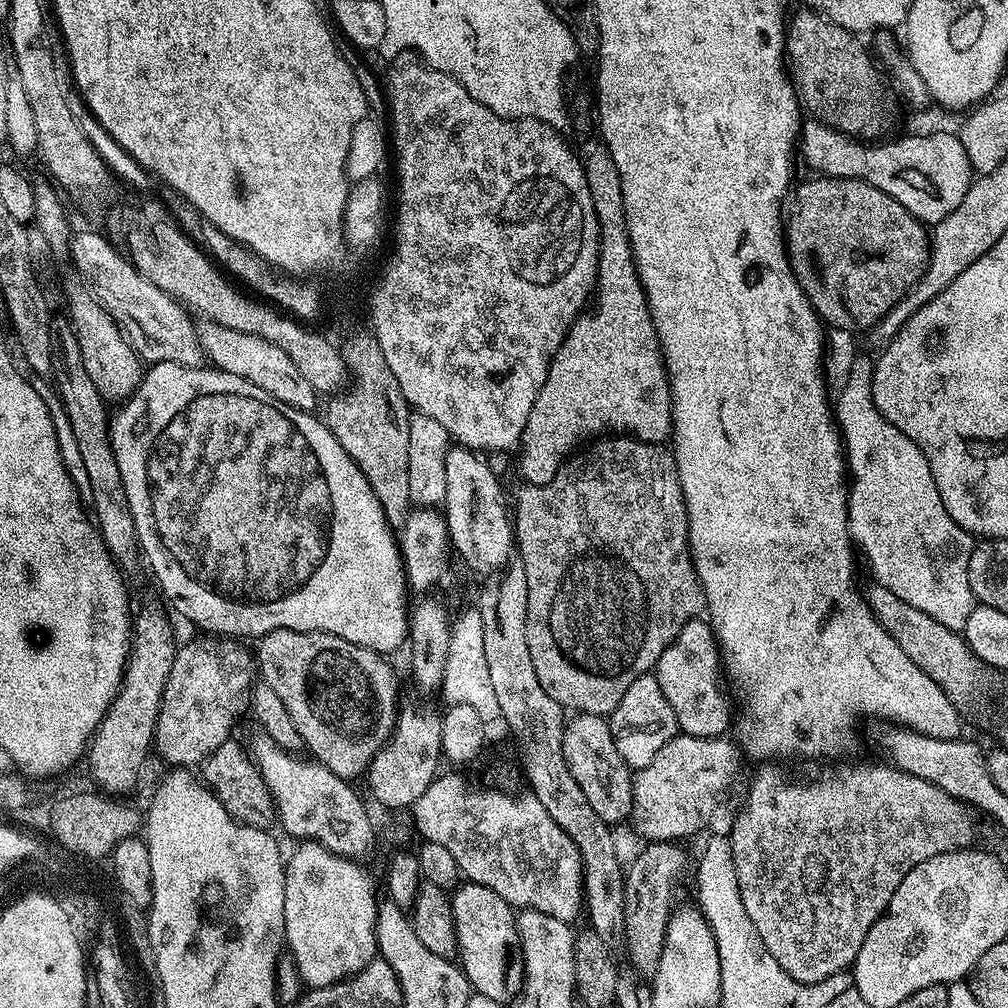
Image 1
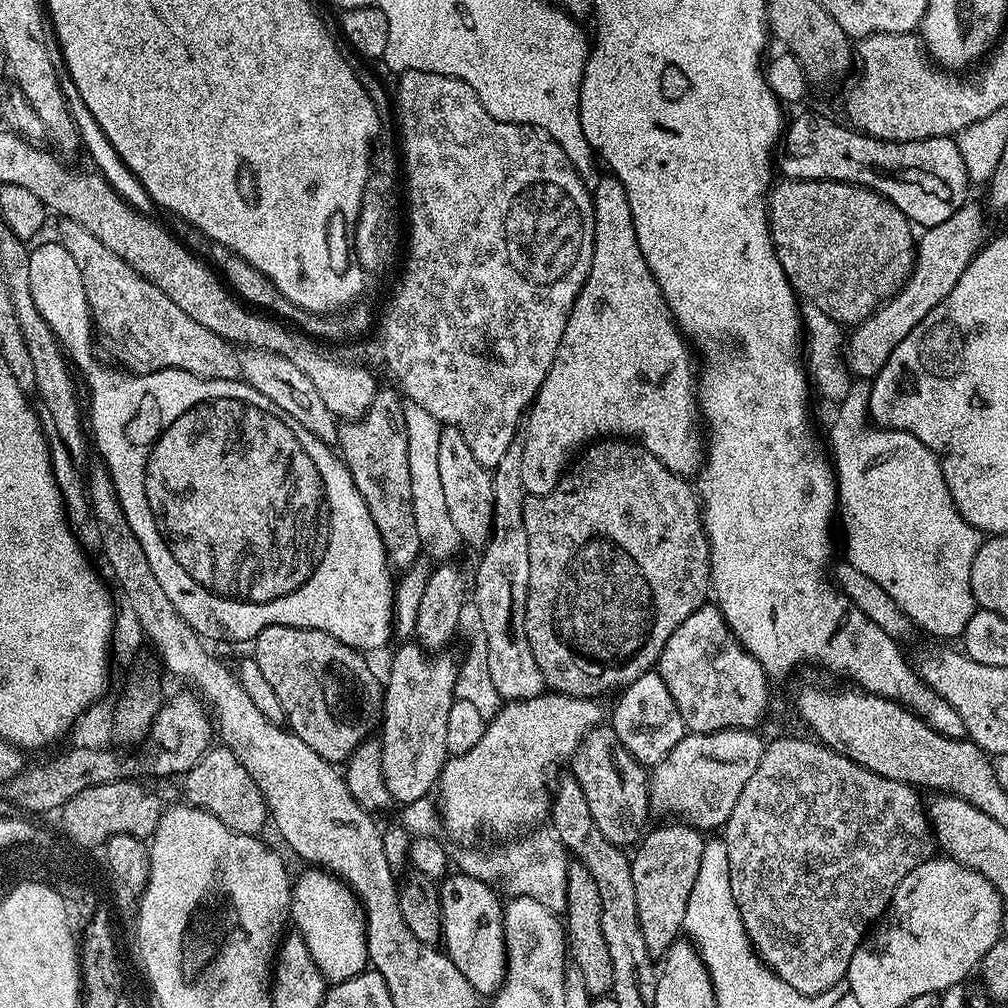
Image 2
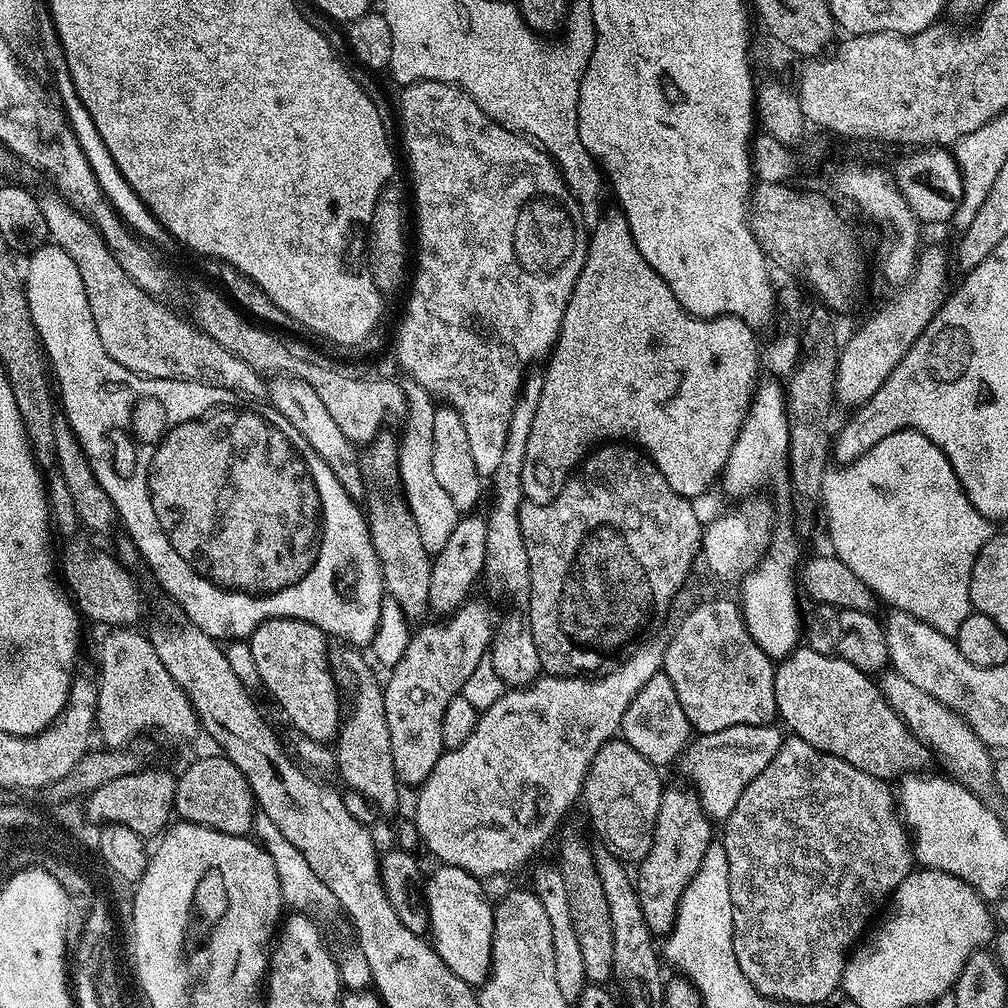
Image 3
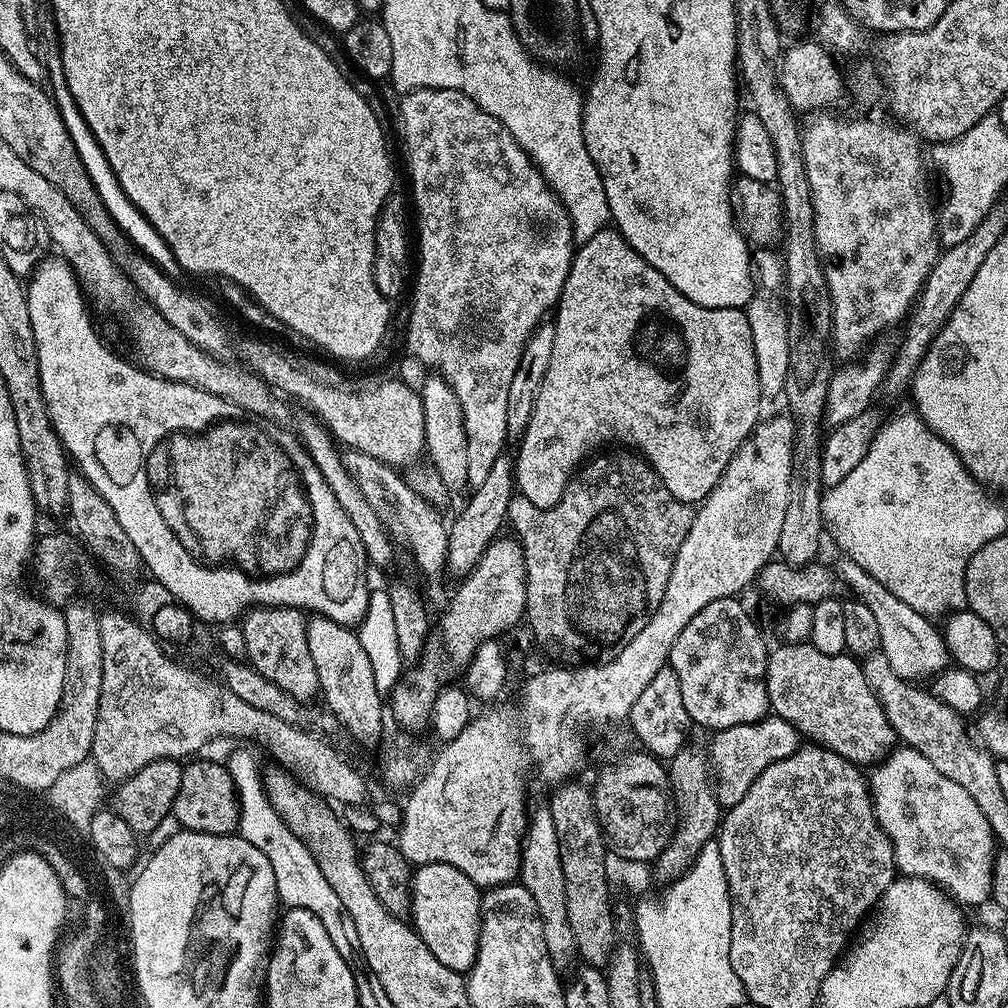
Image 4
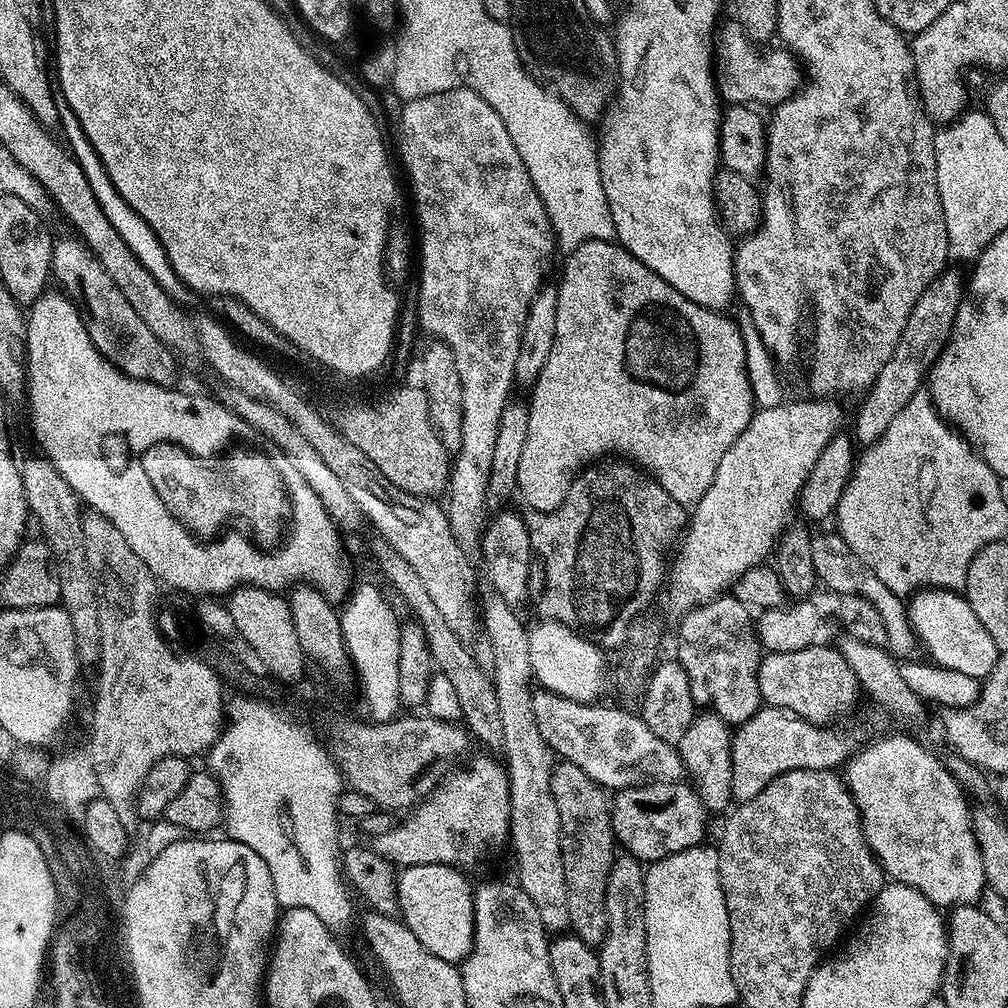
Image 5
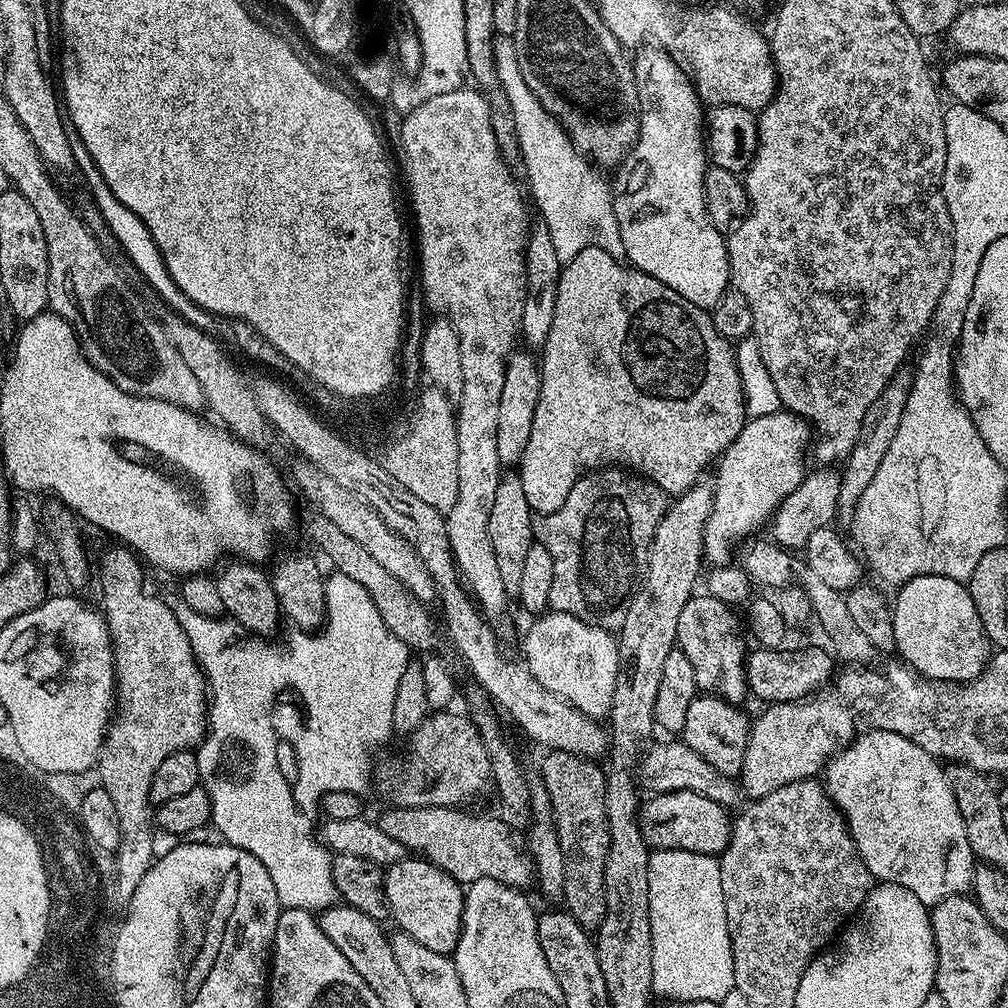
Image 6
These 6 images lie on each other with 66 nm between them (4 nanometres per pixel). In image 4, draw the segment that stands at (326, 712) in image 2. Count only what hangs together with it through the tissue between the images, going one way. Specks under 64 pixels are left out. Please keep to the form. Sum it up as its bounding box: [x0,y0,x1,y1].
[242,608,320,701]

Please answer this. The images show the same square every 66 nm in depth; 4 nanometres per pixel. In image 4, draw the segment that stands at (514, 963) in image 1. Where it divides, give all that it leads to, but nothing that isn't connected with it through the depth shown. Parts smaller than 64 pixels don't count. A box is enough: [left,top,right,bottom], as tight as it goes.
[411,864,481,974]

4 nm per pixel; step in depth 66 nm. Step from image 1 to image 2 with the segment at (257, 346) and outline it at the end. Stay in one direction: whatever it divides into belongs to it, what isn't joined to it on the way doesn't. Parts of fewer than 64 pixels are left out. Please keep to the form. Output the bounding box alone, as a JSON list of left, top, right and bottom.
[242,350,337,446]

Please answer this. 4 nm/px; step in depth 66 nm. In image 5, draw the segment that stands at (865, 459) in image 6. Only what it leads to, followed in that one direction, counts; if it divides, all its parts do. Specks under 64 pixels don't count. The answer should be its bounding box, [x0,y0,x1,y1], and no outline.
[852,270,966,448]

